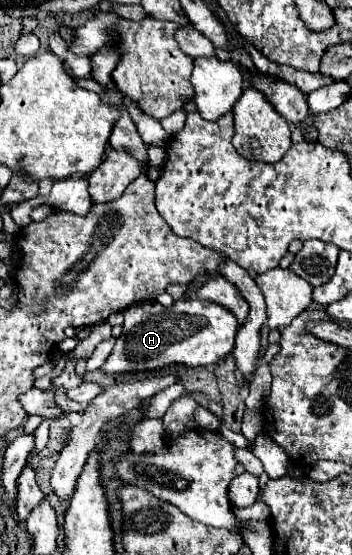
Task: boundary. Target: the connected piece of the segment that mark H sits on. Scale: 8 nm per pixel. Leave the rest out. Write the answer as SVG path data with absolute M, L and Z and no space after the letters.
M176 300L170 308L158 302L138 302L124 310L122 336L116 338L114 350L104 362L102 370L114 372L136 372L136 370L160 370L166 364L184 366L210 366L224 360L236 342L238 320L236 316L208 300Z

